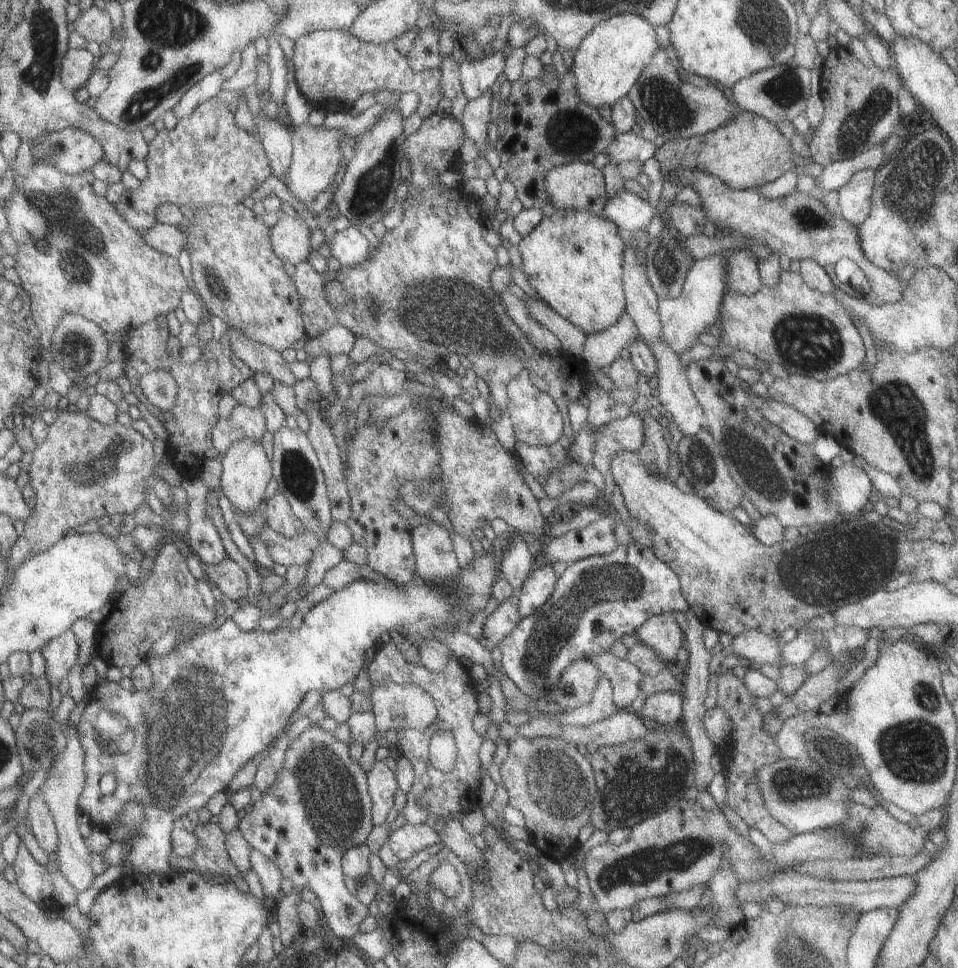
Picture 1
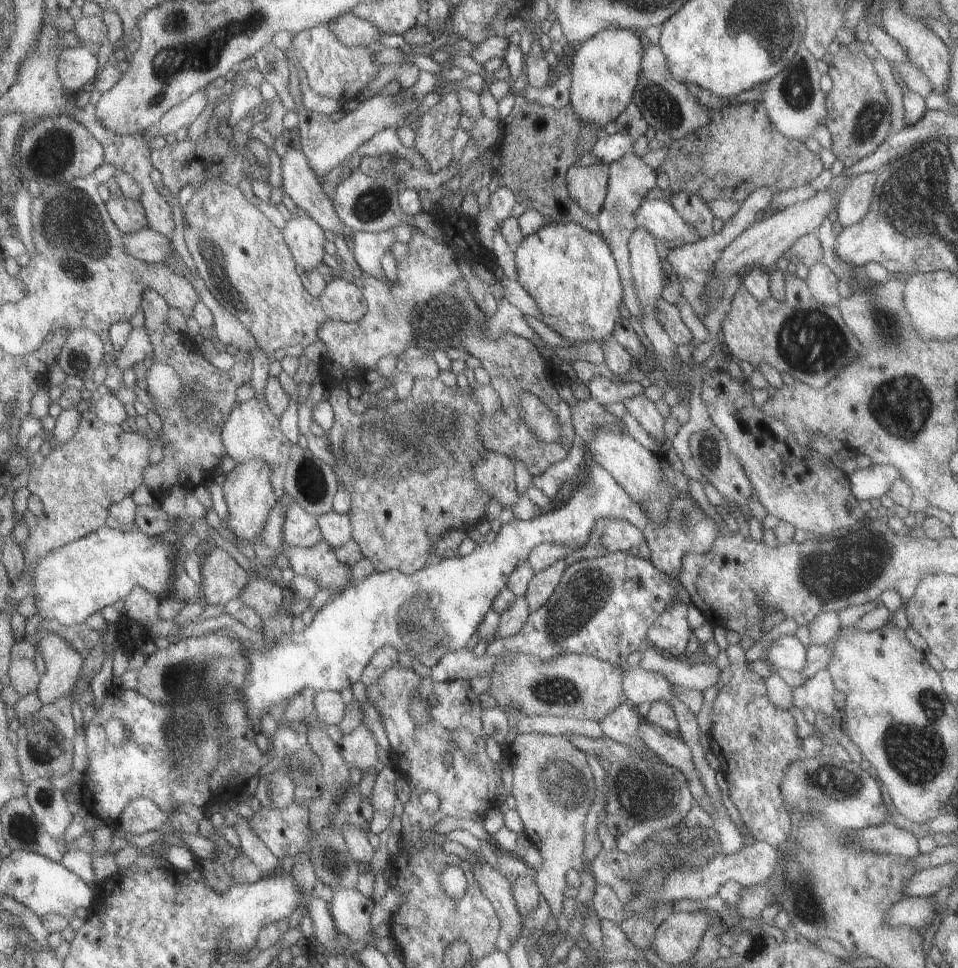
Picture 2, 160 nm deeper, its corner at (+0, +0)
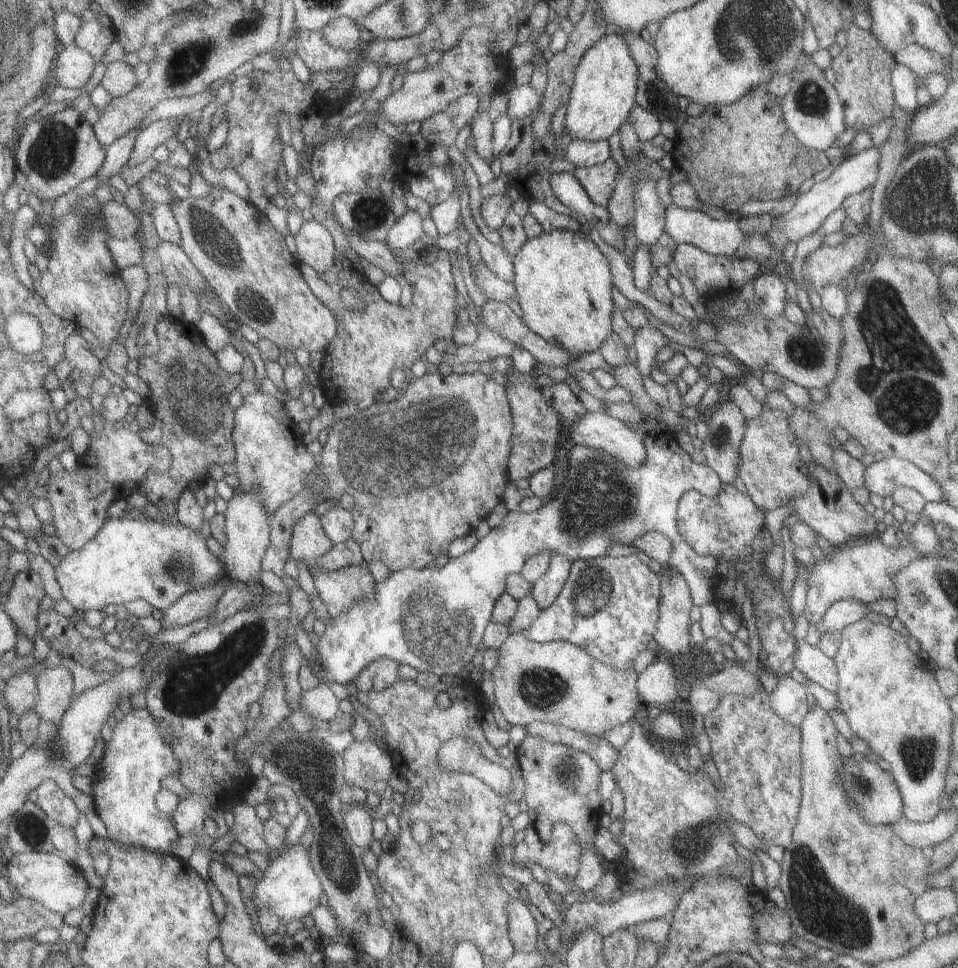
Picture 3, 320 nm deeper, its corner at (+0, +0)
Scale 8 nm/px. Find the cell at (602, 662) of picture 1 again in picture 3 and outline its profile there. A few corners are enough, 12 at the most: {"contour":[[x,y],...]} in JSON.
{"contour":[[655,658],[638,674],[641,703],[680,704],[672,665]]}

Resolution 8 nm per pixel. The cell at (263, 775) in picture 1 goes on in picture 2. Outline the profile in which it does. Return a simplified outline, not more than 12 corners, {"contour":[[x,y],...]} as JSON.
{"contour":[[279,768],[262,777],[255,796],[263,807],[295,803],[294,780]]}

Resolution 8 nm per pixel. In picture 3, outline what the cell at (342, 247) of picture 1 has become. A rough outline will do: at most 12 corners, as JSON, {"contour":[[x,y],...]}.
{"contour":[[407,210],[385,242],[404,249],[425,235],[423,218]]}

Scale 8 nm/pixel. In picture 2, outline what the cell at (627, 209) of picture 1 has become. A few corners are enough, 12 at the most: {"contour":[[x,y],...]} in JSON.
{"contour":[[645,197],[634,223],[665,242],[701,239],[663,199]]}

